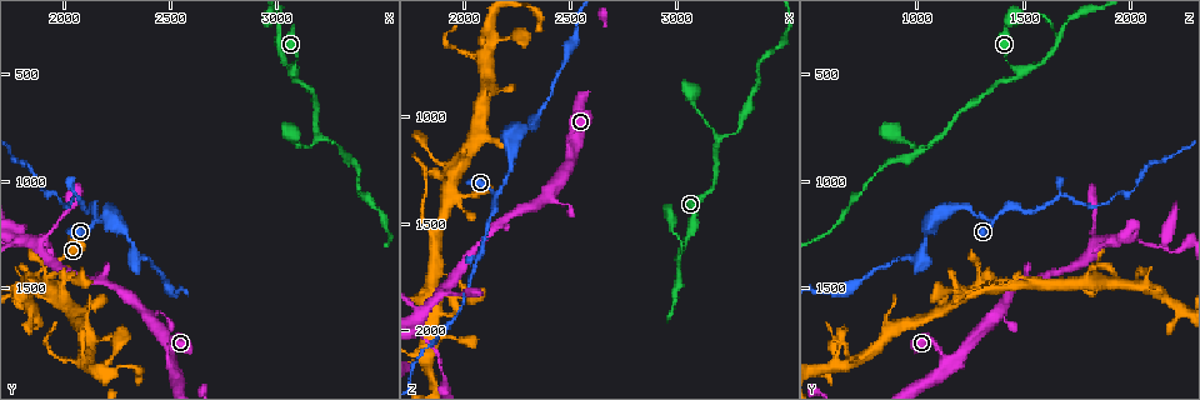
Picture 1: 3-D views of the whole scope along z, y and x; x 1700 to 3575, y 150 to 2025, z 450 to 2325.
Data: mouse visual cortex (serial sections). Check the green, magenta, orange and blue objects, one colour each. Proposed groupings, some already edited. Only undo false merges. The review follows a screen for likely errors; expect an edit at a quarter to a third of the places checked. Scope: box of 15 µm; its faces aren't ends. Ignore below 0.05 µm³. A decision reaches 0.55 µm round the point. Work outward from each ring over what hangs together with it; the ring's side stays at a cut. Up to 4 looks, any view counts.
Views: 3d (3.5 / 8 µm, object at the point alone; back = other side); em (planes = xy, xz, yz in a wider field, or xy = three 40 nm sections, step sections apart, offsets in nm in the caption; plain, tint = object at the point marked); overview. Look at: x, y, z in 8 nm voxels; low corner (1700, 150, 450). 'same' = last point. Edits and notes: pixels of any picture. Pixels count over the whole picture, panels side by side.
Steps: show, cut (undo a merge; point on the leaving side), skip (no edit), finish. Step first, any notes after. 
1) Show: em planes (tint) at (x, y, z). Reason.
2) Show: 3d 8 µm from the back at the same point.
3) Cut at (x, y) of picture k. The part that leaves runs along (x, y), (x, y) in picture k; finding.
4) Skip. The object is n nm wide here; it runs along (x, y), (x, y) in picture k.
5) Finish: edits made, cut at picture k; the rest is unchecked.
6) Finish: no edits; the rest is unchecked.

Show: 3d 3.5 µm at (1870, 1470, 1540). A fork.

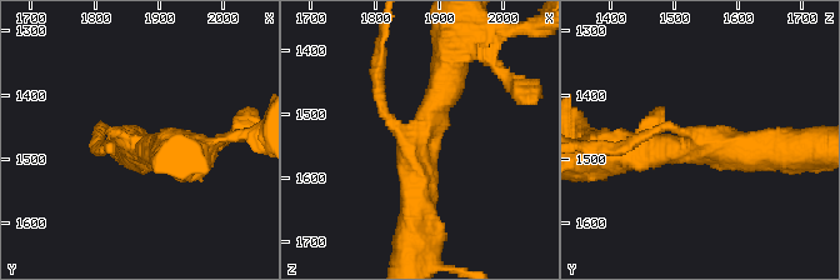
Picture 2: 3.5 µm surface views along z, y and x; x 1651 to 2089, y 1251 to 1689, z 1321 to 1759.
Show: em xy step 1 (tint) at (1860, 1480, 1545). 3 arms meet here; the arms are 150, 400, 450 nm wide; need the tissue.

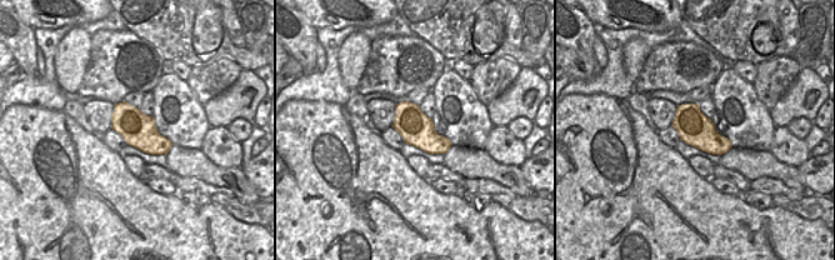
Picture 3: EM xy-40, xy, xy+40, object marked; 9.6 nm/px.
Skip. It runs along (413, 228), (416, 135), (448, 68) in picture 2; all the same cell.

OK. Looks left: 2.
Show: 3d 3.5 µm from the back at (3070, 500, 1470). Abrupt turn.

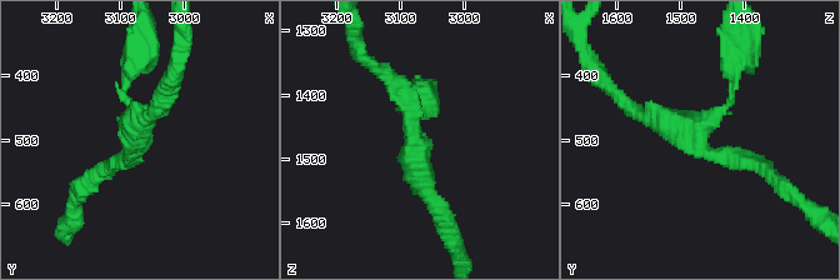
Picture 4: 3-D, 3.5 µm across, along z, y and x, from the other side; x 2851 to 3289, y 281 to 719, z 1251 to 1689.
Show: em xy step 5 (tint) at (3080, 490, 1480). 3 arms meet here; the arms are 100, 200, 200 nm wide.

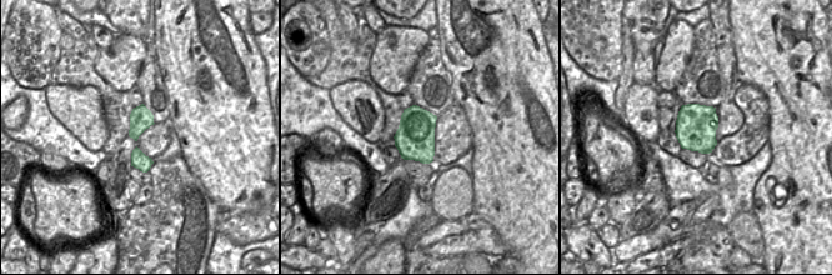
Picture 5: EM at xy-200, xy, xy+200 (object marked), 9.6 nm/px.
Skip. It runs along (733, 68), (730, 101), (695, 140), (759, 168) in picture 4; one cell here.

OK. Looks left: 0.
Finish: no edits; the rest is unchecked.

